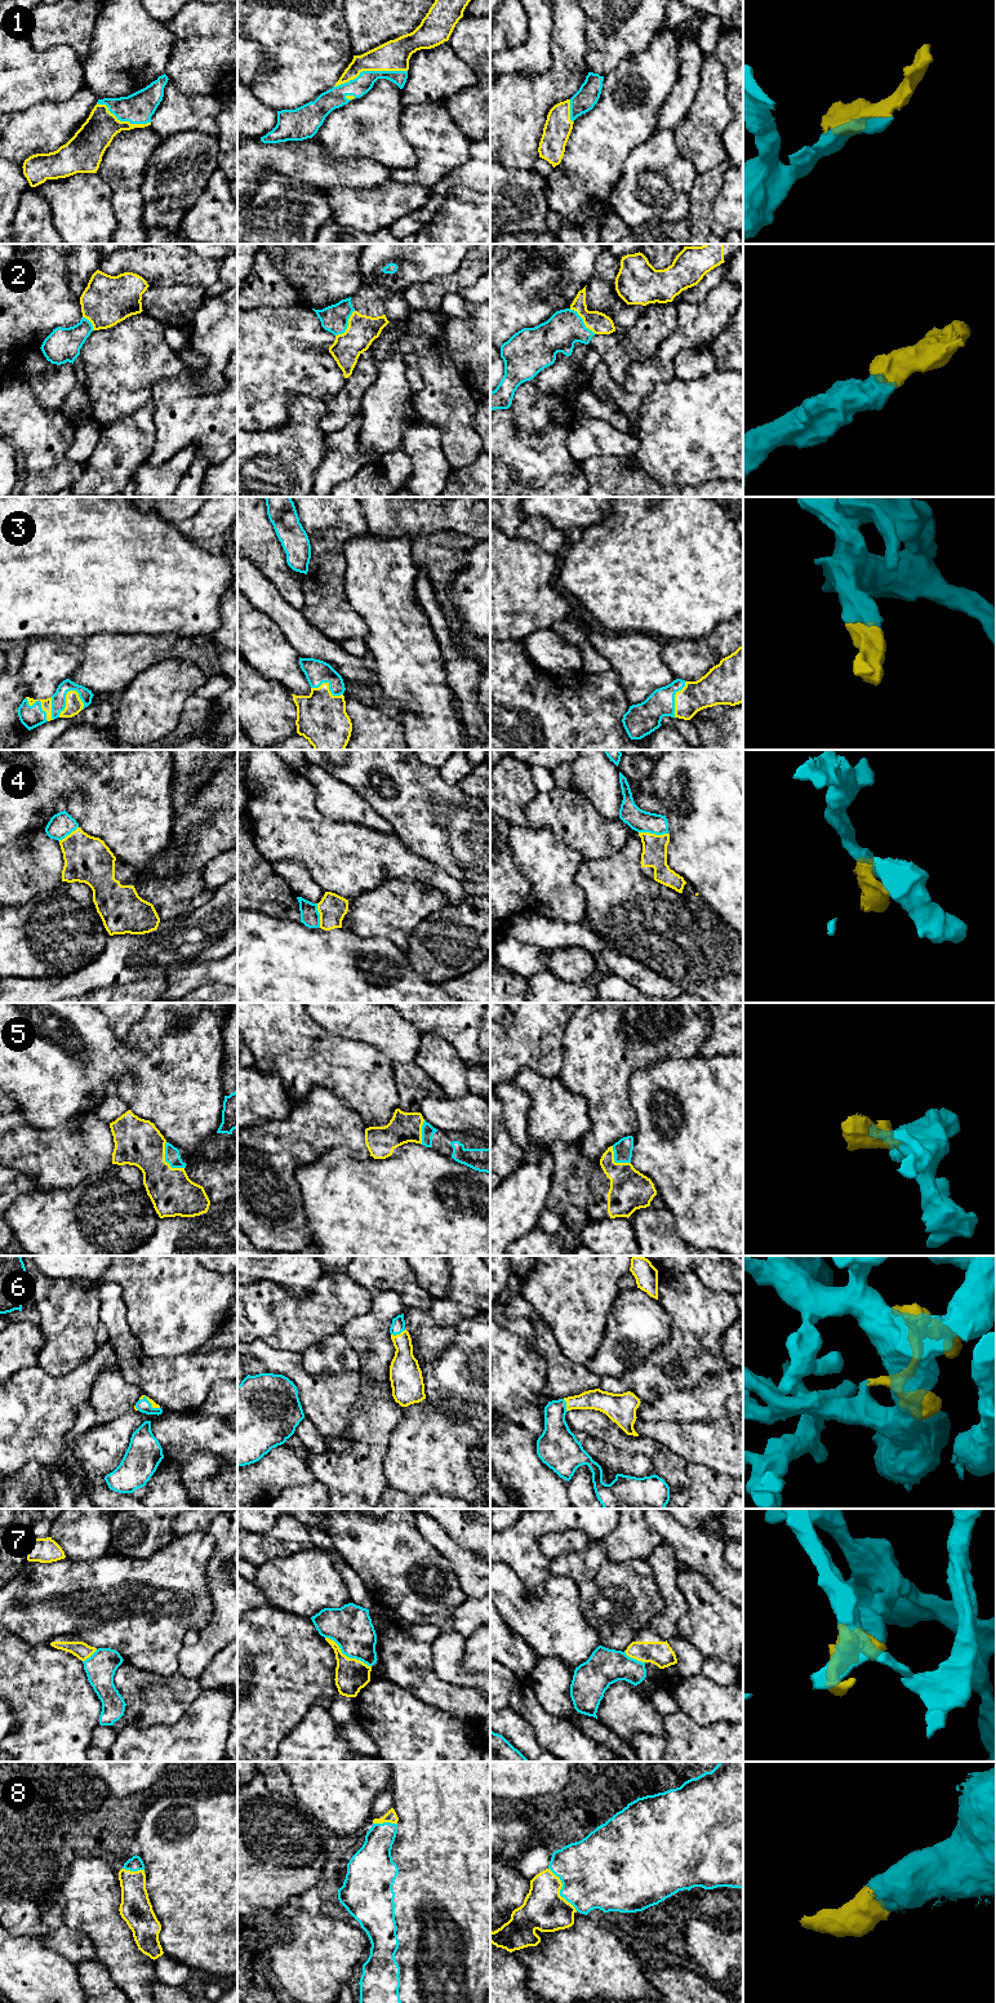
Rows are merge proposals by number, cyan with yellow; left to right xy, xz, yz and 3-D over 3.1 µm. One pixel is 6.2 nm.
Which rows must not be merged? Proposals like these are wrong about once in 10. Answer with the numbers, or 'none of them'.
none of them

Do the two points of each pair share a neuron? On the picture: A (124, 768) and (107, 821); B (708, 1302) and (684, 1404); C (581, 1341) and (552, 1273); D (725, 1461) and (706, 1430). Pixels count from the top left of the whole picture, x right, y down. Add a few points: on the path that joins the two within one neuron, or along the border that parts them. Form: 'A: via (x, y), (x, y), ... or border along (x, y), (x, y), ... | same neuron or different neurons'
A: via (124, 781), (124, 793), (109, 808) | same neuron
B: border along (714, 1373), (658, 1398) | different neurons
C: via (579, 1324), (579, 1310), (569, 1289) | same neuron
D: via (725, 1453), (712, 1438) | same neuron

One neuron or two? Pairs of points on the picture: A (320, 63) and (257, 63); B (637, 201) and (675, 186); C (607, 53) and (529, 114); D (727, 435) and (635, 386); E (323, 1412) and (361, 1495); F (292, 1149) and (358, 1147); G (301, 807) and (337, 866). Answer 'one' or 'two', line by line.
A: two
B: one
C: two
D: two
E: two
F: one
G: one

